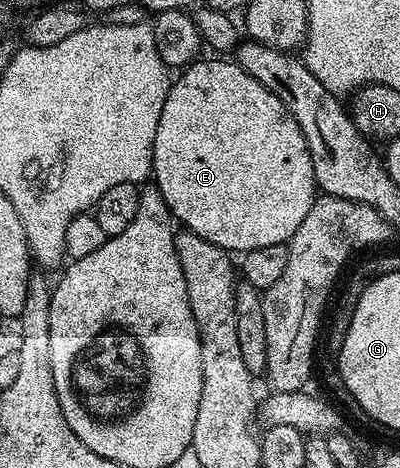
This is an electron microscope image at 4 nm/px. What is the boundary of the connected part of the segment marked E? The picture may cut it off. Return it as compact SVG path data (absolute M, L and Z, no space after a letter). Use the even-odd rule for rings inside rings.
M214 59L218 61L195 60L185 66L179 72L179 77L171 84L168 95L164 99L164 111L160 111L160 123L156 123L156 143L154 144L154 167L152 170L153 184L157 185L158 193L164 195L168 203L170 213L175 222L183 230L200 235L208 239L208 243L216 243L216 247L226 250L231 255L241 255L248 251L256 251L256 247L272 247L273 245L285 245L290 236L304 223L304 215L314 206L316 200L316 186L314 184L314 172L312 171L312 155L308 155L308 143L304 143L304 135L296 123L296 119L252 75L248 75L243 69L230 59Z

